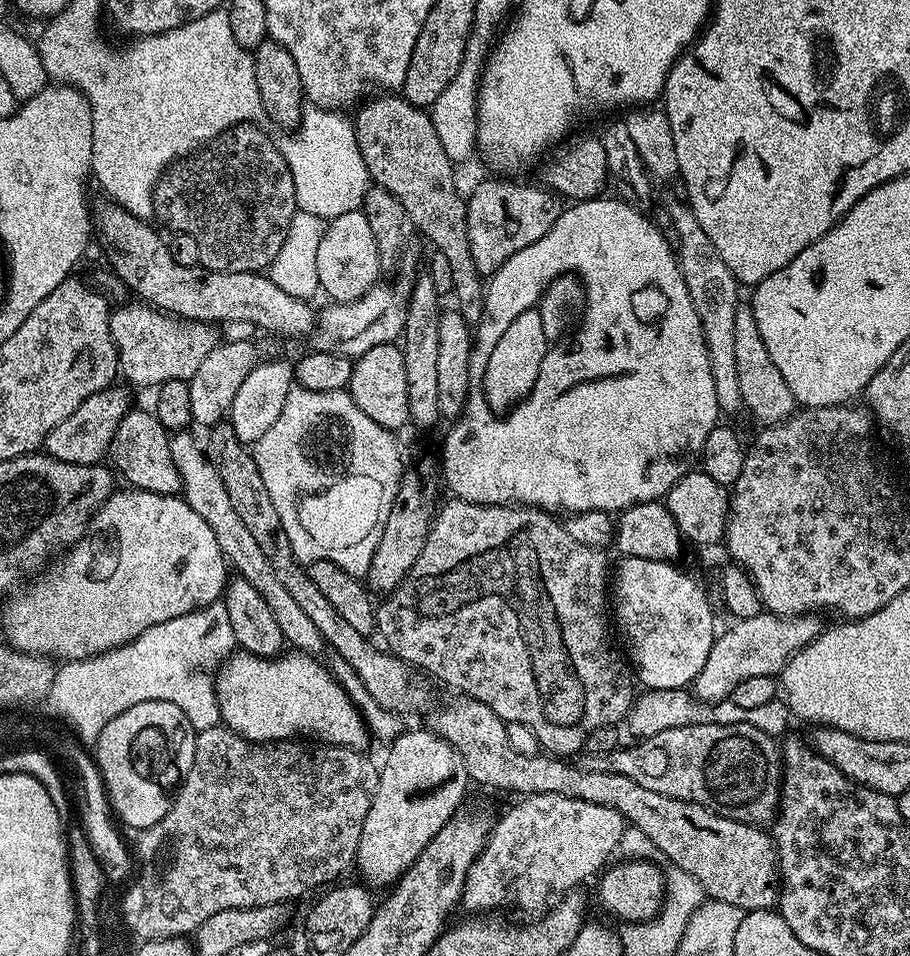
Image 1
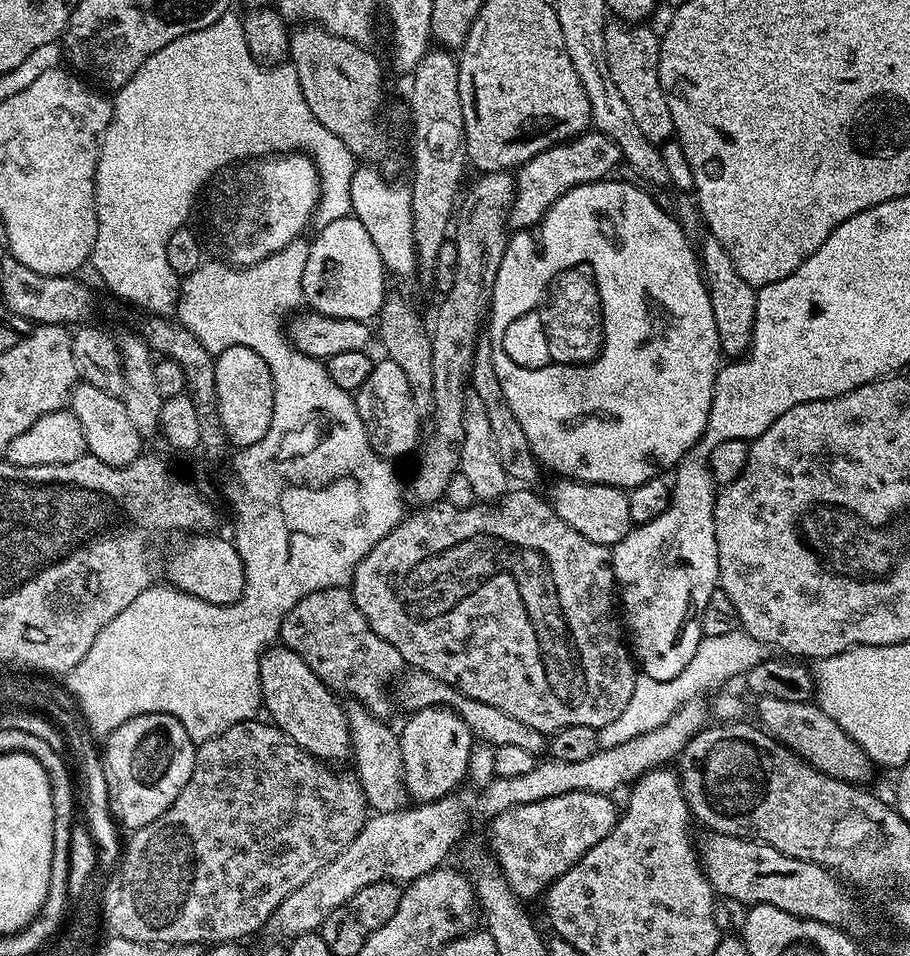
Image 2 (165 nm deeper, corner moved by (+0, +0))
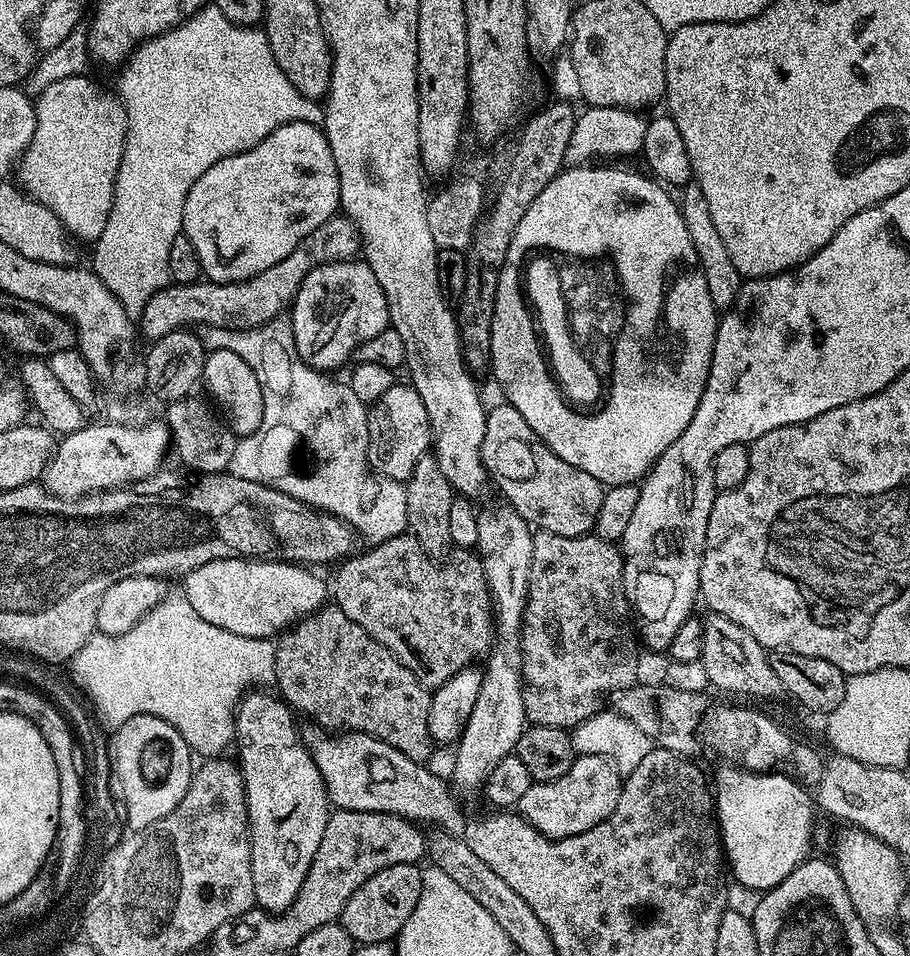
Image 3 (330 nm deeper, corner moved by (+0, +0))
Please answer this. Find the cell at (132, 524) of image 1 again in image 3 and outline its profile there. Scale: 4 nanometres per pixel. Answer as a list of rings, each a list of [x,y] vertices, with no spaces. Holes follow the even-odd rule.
[[[279,558],[215,560],[183,577],[182,596],[194,606],[198,618],[210,622],[210,626],[225,628],[230,634],[242,634],[246,638],[267,640],[279,637],[293,624],[325,607],[326,584],[312,572],[315,571]]]

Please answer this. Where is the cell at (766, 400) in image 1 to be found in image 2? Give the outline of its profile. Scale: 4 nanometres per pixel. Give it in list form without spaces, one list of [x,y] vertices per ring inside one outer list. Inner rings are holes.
[[[711,234],[705,235],[705,240],[698,244],[698,255],[700,270],[704,273],[704,284],[710,294],[710,306],[714,310],[714,326],[718,330],[721,353],[728,358],[743,357],[752,345],[757,289],[752,288],[750,282],[738,274],[738,270],[734,270],[734,262],[718,238]]]

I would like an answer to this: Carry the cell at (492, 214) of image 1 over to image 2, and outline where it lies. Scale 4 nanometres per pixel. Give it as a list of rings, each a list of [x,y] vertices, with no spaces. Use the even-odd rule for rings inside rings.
[[[589,130],[586,132],[581,132],[579,136],[572,137],[571,140],[565,140],[562,144],[555,144],[553,148],[547,148],[544,152],[539,152],[534,158],[530,158],[525,164],[520,165],[518,171],[515,173],[514,179],[516,182],[516,196],[512,199],[512,204],[508,207],[508,227],[512,230],[532,230],[539,225],[540,221],[543,220],[544,216],[550,210],[550,206],[554,202],[558,202],[558,198],[562,198],[562,194],[566,194],[571,188],[576,188],[580,184],[592,184],[595,180],[603,180],[605,178],[611,177],[612,172],[616,168],[616,163],[621,163],[621,155],[619,147],[614,143],[610,142],[610,138],[606,138],[606,134],[595,130]]]

